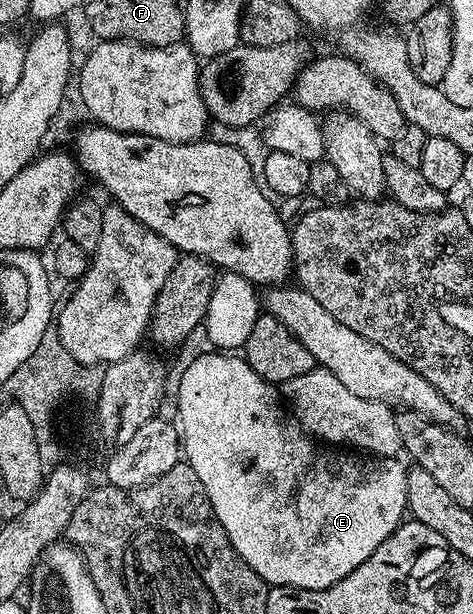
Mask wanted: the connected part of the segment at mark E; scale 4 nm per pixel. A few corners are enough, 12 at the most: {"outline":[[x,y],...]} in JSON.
{"outline":[[246,357],[179,378],[182,453],[268,587],[324,590],[407,466],[320,444]]}

